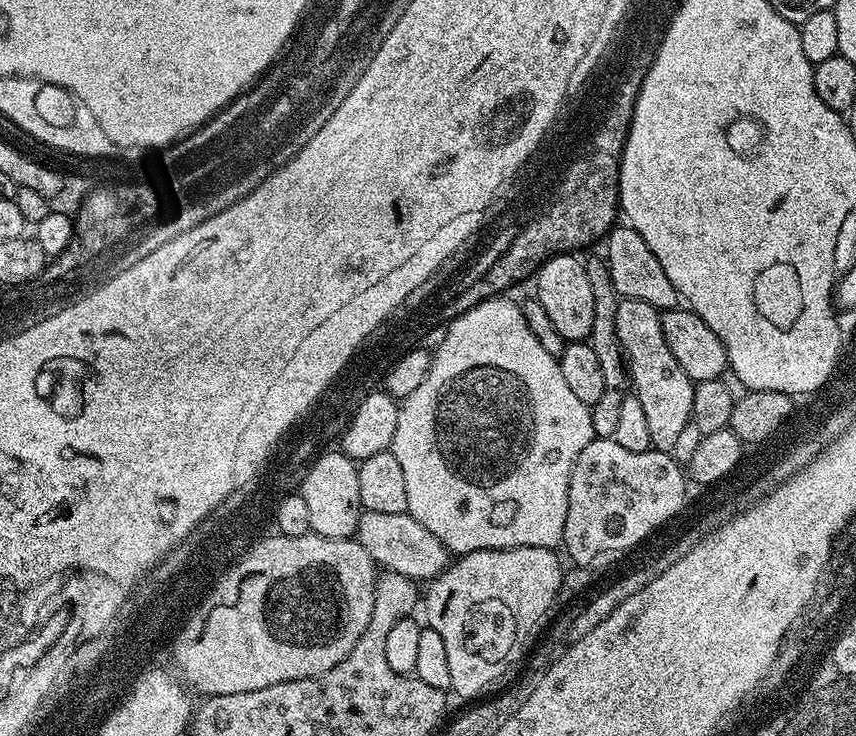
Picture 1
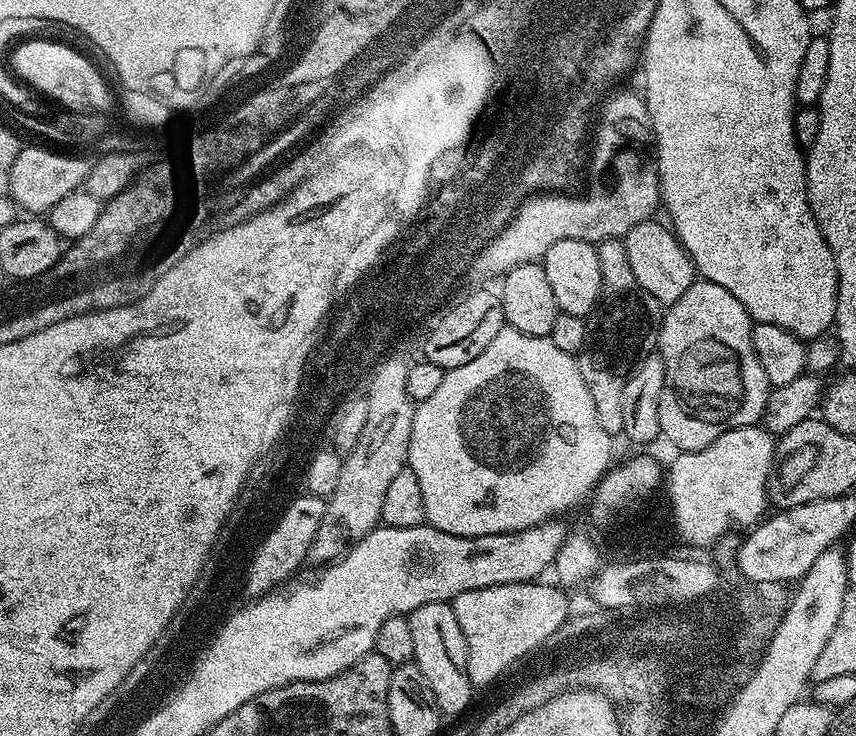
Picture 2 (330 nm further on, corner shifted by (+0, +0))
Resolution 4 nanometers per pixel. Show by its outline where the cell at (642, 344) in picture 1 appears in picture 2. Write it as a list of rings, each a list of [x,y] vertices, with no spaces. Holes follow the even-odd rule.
[[[697,278],[678,298],[678,302],[667,305],[660,321],[660,342],[658,351],[664,359],[666,382],[664,393],[658,402],[658,422],[661,437],[676,447],[680,452],[702,450],[731,428],[745,428],[751,424],[759,425],[768,408],[770,385],[766,370],[758,360],[754,350],[752,325],[754,321],[748,312],[722,286],[703,278]]]

